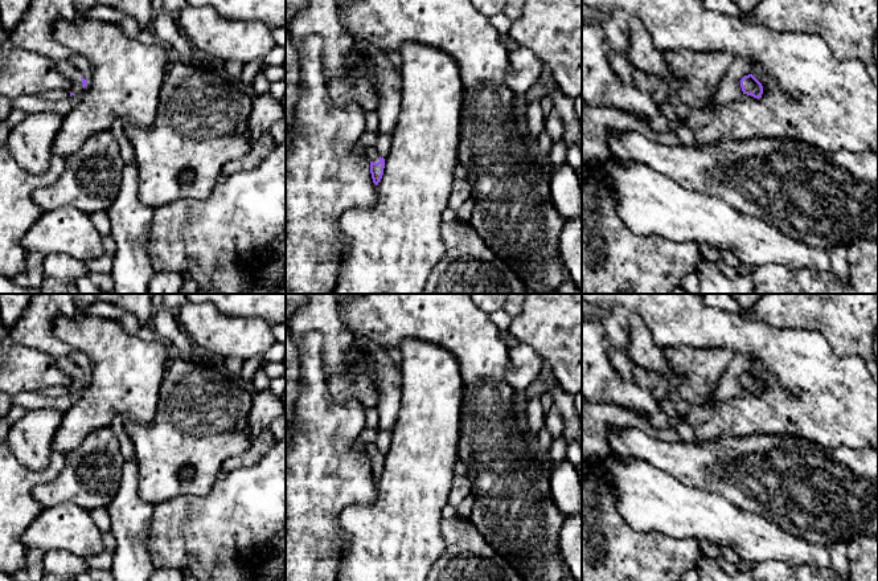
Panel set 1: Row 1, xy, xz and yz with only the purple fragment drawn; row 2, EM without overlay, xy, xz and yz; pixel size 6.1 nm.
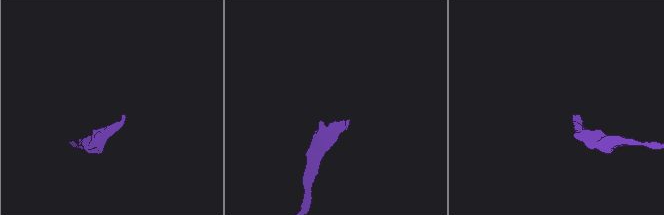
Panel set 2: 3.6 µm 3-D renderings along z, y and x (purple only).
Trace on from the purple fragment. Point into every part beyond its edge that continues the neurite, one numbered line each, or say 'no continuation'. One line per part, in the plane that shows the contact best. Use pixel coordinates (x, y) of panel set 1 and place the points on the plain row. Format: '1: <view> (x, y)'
1: xz (372, 451)

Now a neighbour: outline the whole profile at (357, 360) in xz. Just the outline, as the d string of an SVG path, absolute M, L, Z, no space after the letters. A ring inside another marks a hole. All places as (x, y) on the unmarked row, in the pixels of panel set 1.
M358 335L350 345L342 364L344 369L356 377L372 375L378 388L378 429L391 431L401 406L402 373L386 351L368 349L368 344Z

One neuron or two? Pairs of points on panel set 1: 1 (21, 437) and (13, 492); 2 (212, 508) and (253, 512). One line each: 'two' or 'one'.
1: two
2: one

